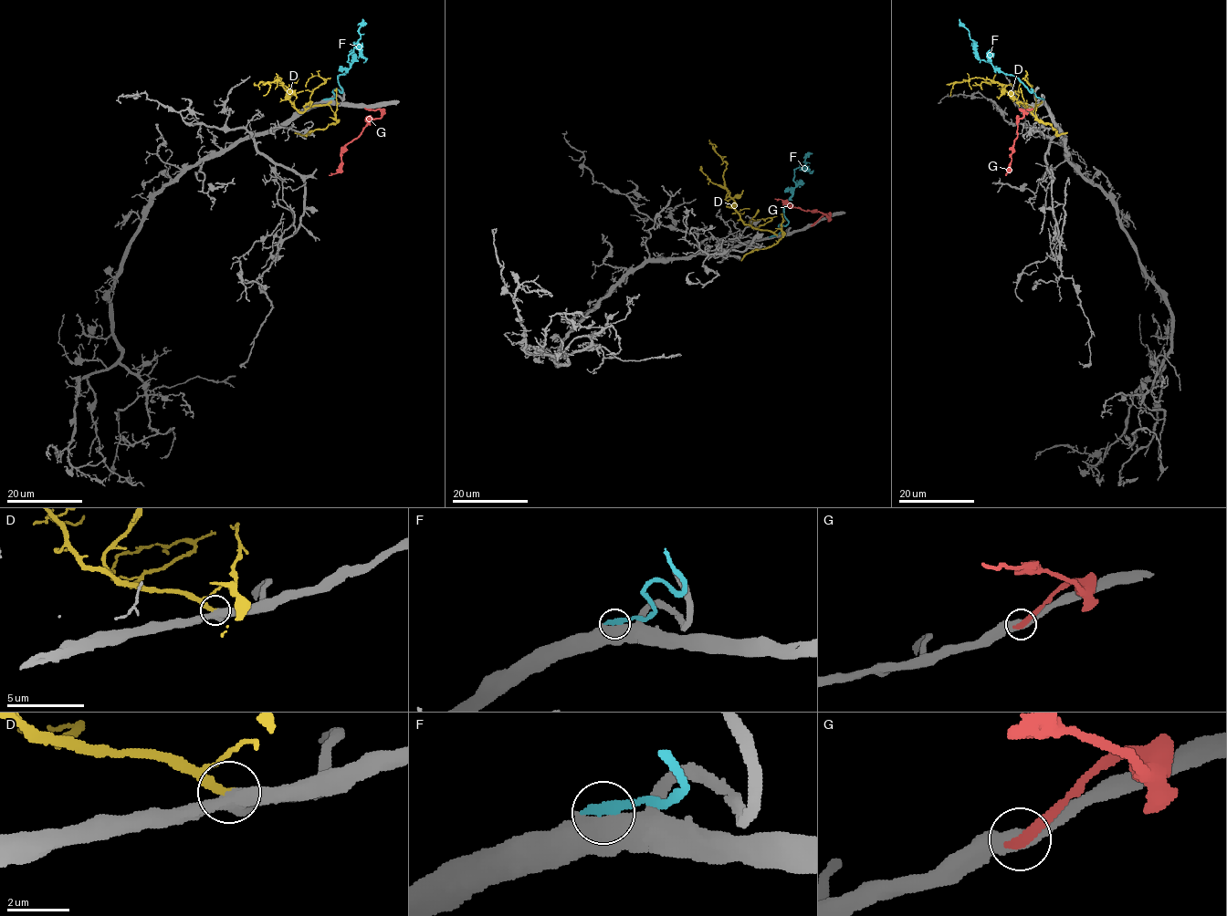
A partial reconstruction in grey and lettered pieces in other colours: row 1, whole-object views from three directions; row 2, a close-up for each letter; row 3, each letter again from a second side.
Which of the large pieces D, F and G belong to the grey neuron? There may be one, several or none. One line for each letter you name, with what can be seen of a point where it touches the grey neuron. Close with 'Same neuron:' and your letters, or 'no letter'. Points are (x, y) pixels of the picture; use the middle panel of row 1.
D: contact (777, 234)
Same neuron: D

